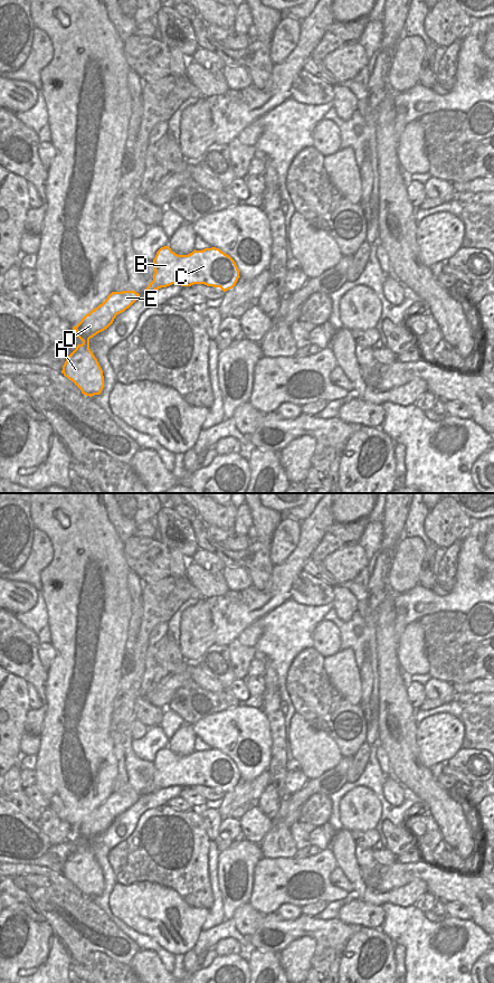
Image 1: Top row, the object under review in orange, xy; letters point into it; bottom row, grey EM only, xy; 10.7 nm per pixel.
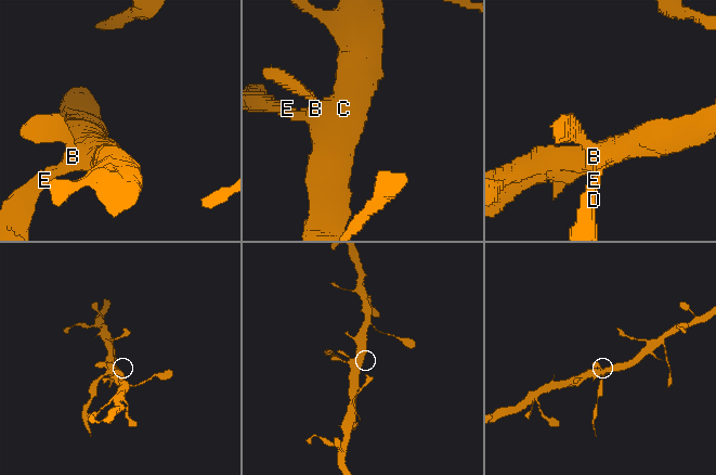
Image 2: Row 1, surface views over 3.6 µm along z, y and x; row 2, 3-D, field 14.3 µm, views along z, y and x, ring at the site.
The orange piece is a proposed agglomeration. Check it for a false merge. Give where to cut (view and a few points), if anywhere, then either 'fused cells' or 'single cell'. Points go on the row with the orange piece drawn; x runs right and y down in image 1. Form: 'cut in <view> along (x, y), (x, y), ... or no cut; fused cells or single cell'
cut in xy along (162, 273), (163, 277), (155, 289); fused cells

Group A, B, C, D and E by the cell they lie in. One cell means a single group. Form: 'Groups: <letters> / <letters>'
Groups: A D E / B C.

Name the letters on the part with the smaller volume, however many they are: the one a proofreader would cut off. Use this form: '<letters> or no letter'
A, D, E

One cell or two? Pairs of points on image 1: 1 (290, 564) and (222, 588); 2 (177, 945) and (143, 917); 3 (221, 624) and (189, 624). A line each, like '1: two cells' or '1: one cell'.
1: two cells
2: one cell
3: two cells

